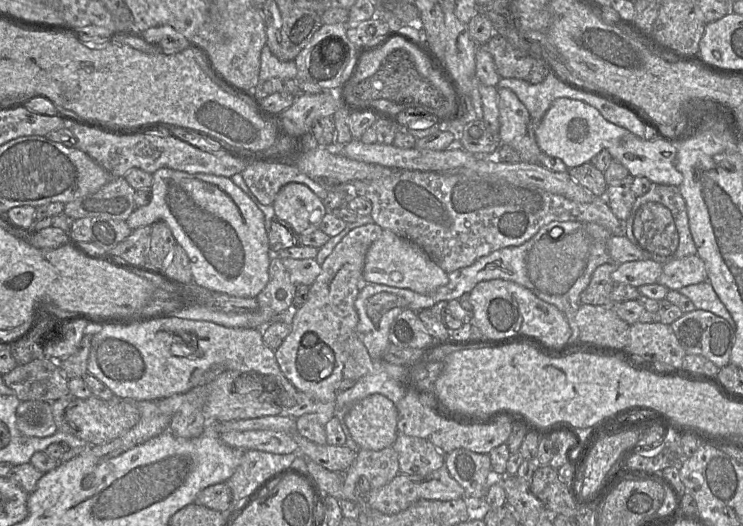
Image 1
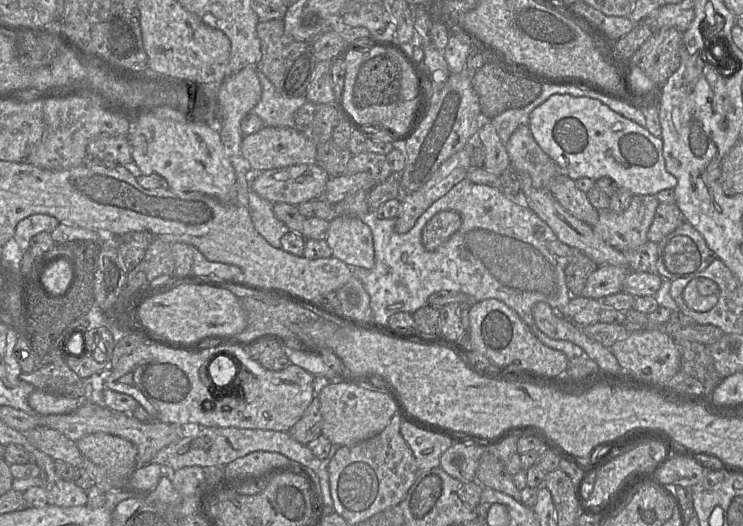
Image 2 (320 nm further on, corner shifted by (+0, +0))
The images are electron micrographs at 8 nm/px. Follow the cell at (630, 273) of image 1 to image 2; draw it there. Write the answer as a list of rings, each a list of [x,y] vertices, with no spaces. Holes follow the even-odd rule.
[[[600,265],[588,277],[582,296],[600,299],[622,291],[623,282],[631,270],[612,265]]]

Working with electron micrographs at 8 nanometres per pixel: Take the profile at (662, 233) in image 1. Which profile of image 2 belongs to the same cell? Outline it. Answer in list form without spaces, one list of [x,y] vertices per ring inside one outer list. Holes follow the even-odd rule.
[[[687,221],[665,236],[657,246],[658,275],[669,280],[701,272],[717,259],[703,236]]]

